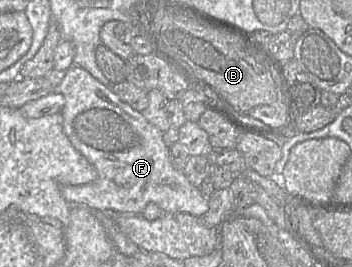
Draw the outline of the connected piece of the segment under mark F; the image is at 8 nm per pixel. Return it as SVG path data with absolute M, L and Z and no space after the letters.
M72 65L66 71L62 82L53 87L52 92L63 94L65 98L61 110L65 134L97 171L97 178L91 183L61 187L61 195L69 204L107 213L141 214L147 204L154 203L165 213L186 213L199 219L206 214L209 200L201 195L200 189L192 185L182 171L174 168L170 159L170 148L163 140L164 132L151 124L143 113L123 102L110 87L77 65Z

